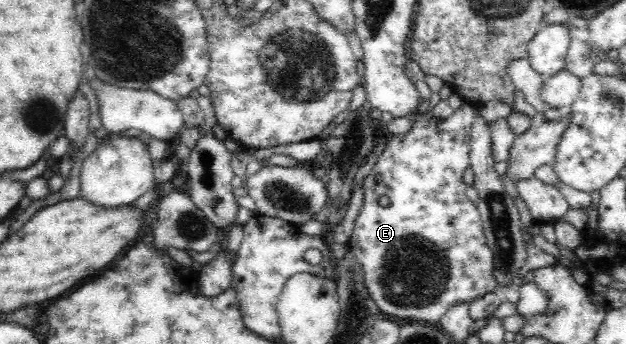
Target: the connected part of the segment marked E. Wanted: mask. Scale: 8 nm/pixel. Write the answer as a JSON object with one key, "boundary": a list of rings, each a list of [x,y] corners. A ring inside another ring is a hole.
{"boundary":[[[463,102],[442,123],[430,120],[427,114],[414,112],[409,115],[414,122],[410,133],[393,136],[378,156],[376,166],[363,180],[363,206],[348,244],[362,264],[364,285],[372,301],[387,318],[401,323],[420,321],[436,325],[451,306],[460,301],[473,301],[496,288],[494,256],[486,243],[478,207],[466,197],[467,185],[463,182],[464,172],[471,162],[467,138],[477,113],[477,106],[468,102]],[[374,177],[382,177],[382,180],[374,182]],[[382,196],[390,199],[387,208],[377,202]]]}

